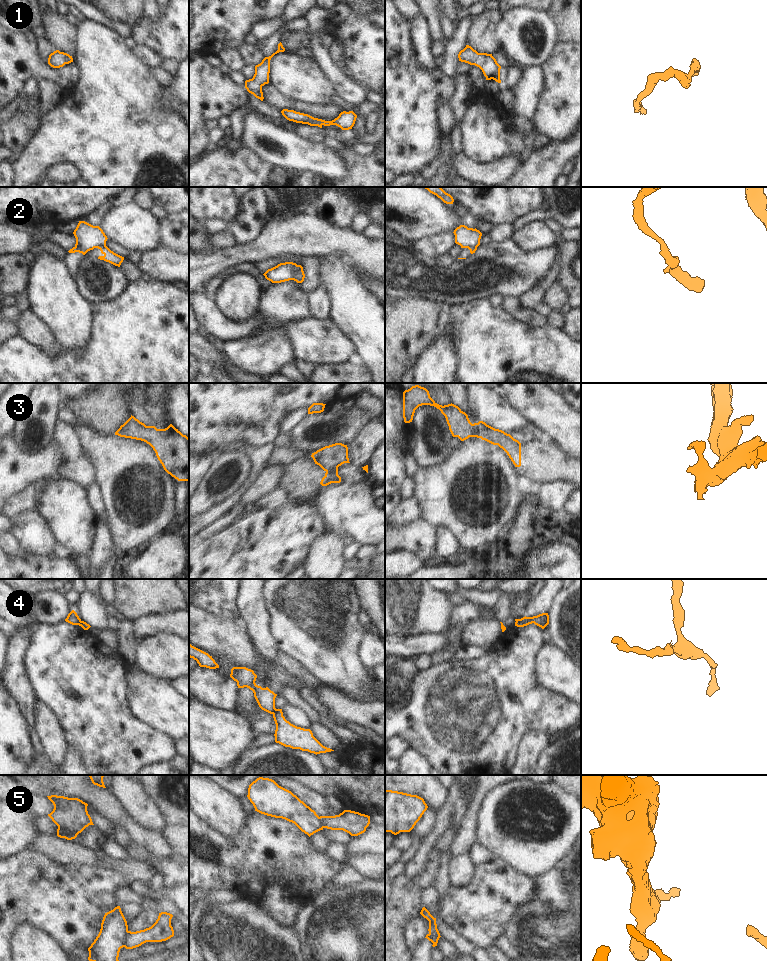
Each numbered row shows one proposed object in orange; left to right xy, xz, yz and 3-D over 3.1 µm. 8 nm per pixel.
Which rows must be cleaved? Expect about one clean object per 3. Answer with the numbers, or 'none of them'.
2, 4, 5.

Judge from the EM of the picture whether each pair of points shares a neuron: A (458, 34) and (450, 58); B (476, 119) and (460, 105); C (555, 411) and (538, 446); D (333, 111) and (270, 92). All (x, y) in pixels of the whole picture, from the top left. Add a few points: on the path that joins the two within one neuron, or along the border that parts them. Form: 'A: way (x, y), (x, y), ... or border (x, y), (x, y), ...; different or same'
A: way (458, 40), (451, 52); same
B: border (470, 93), (460, 124); different
C: border (551, 440), (569, 455); different
D: way (317, 111), (286, 103); same

